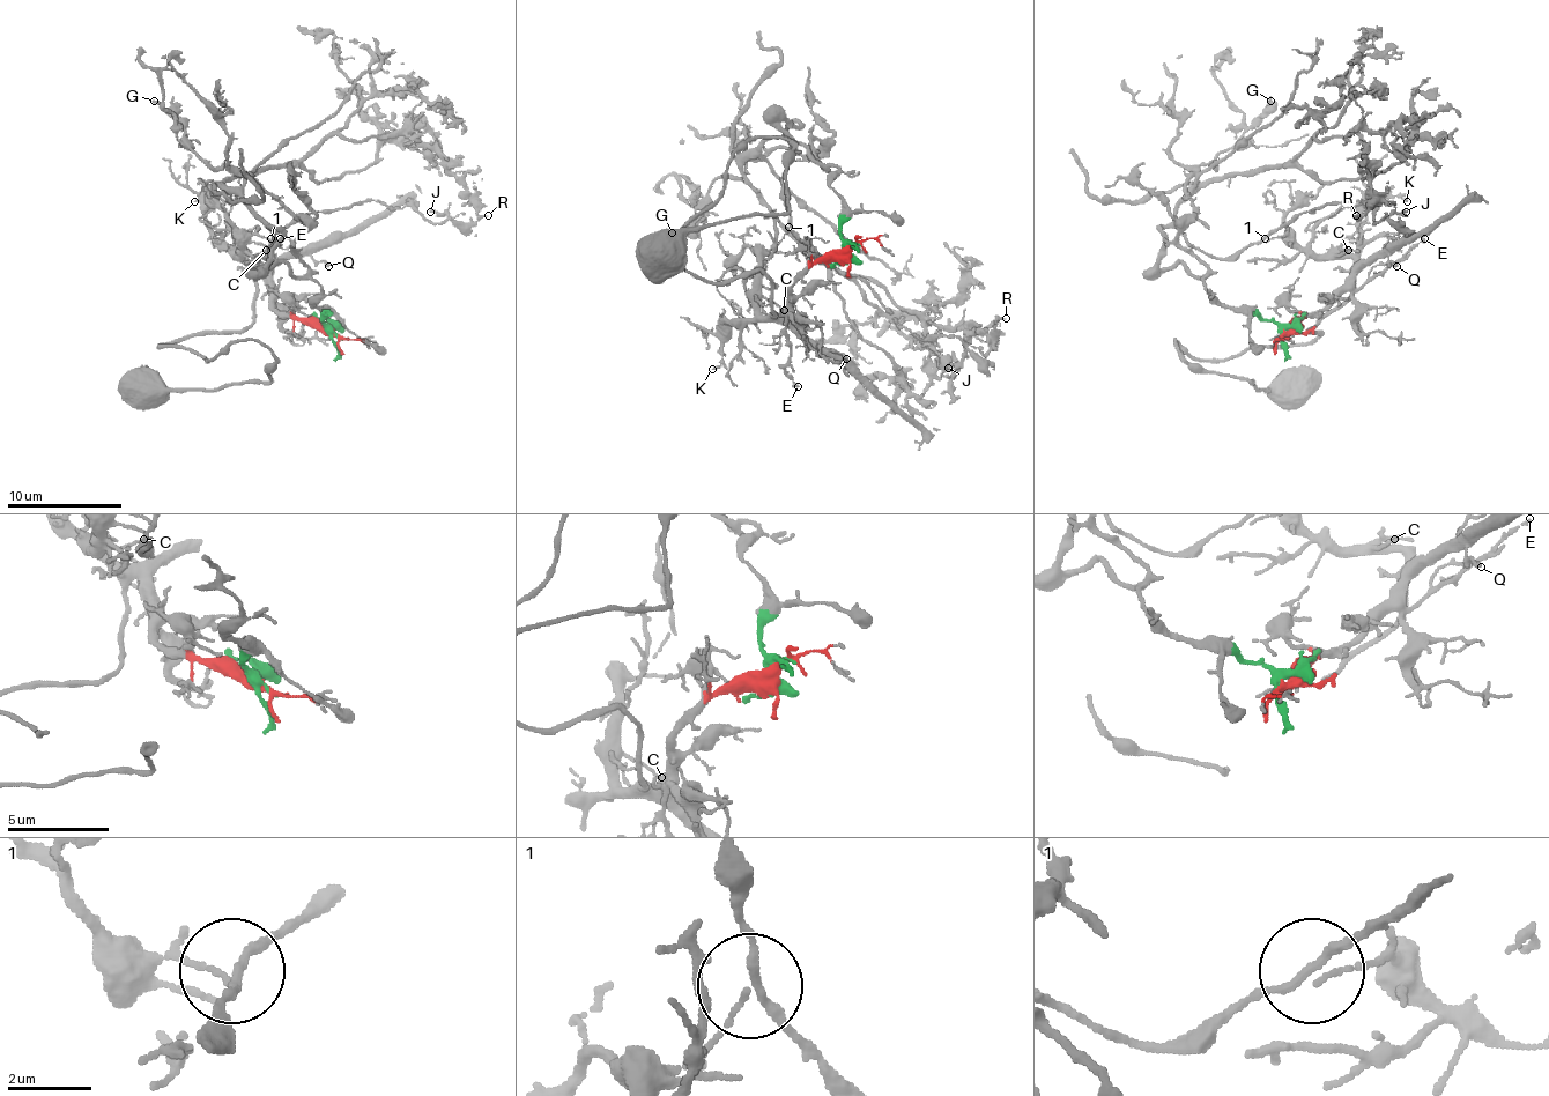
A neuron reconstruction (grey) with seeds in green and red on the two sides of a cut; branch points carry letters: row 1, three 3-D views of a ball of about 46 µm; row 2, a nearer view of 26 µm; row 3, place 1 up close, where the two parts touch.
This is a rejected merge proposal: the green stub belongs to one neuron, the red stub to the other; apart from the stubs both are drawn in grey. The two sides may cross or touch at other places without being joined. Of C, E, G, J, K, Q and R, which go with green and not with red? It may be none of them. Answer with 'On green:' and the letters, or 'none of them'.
On green: G, J, R

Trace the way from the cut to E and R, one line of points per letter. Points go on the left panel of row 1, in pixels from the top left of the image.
E: (328, 327), (305, 324), (274, 306), (268, 290), (268, 252), (280, 238)
R: (332, 327), (294, 244), (305, 223), (249, 178), (225, 186), (237, 175), (406, 132), (487, 215)

